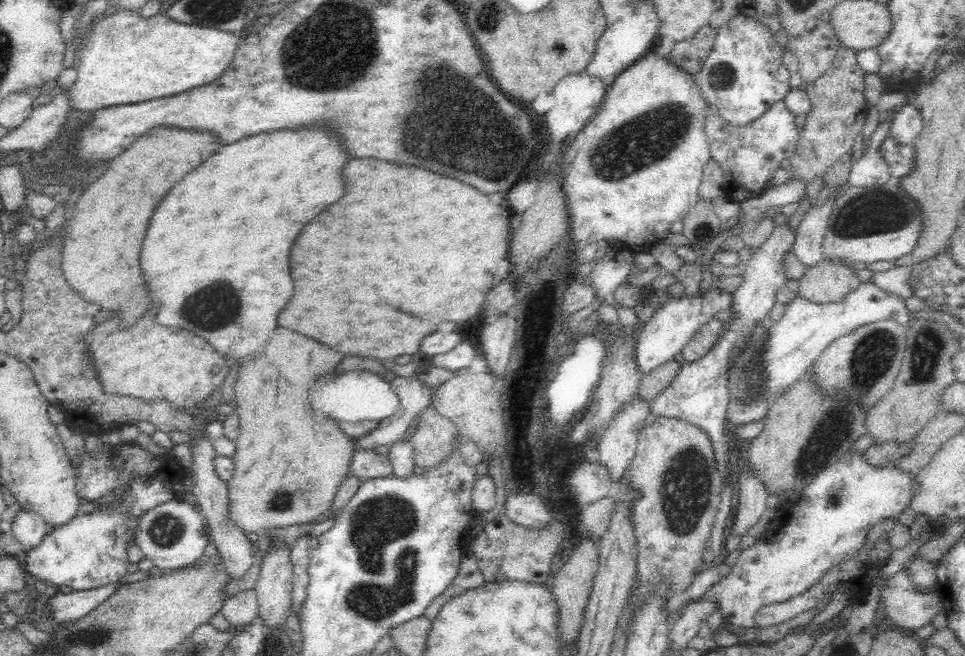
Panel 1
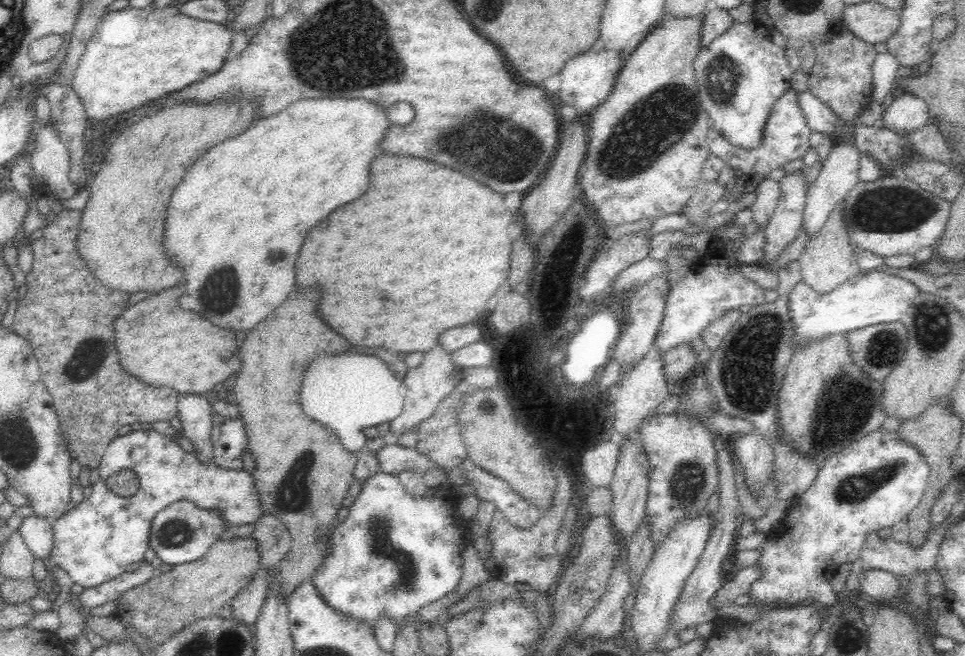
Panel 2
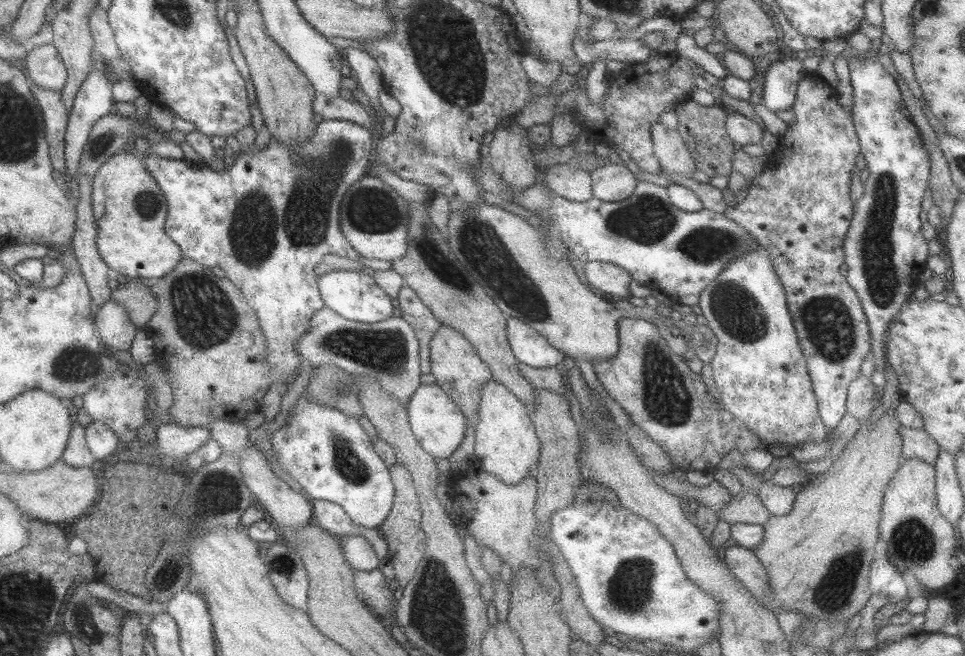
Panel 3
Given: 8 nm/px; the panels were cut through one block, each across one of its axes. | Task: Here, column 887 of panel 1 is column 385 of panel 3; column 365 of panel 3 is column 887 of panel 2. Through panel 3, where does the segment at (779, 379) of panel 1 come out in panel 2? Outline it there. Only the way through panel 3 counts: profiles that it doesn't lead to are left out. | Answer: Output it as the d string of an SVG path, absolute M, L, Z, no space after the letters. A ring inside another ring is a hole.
M876 269L861 271L854 278L840 284L838 288L824 294L817 293L806 282L801 281L790 290L788 296L788 312L796 329L792 348L832 333L849 333L873 324L901 321L918 293L917 286L908 282L906 278L898 278Z

